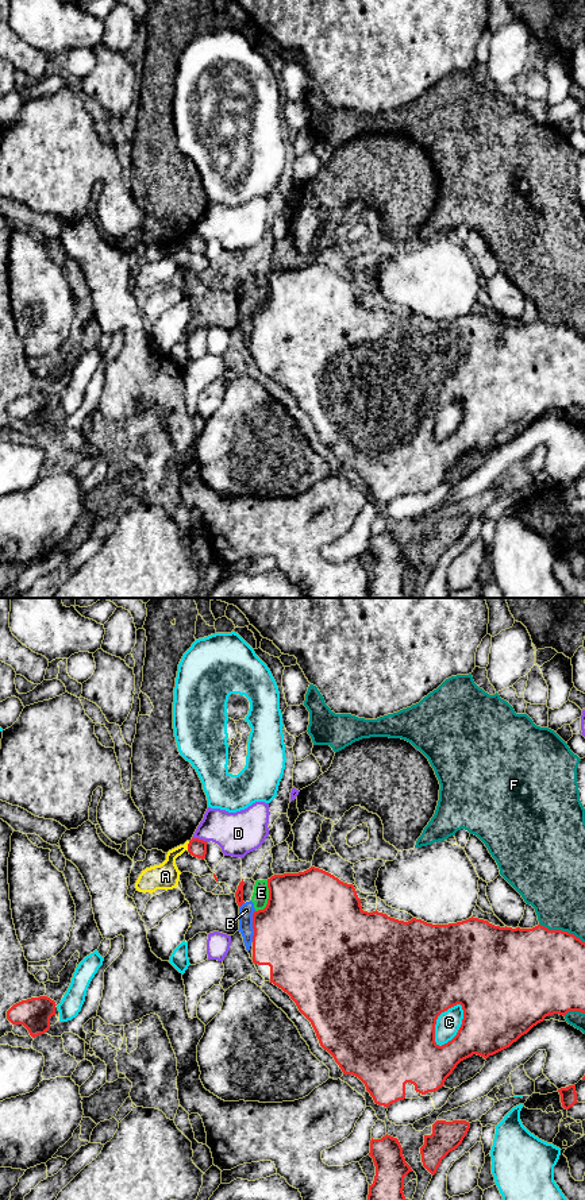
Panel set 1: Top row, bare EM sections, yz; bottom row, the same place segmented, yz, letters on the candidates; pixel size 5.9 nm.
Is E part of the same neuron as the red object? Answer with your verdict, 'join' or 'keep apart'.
keep apart

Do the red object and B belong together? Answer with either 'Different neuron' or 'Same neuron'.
Different neuron

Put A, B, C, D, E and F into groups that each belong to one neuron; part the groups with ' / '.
A / B E / C / D / F

